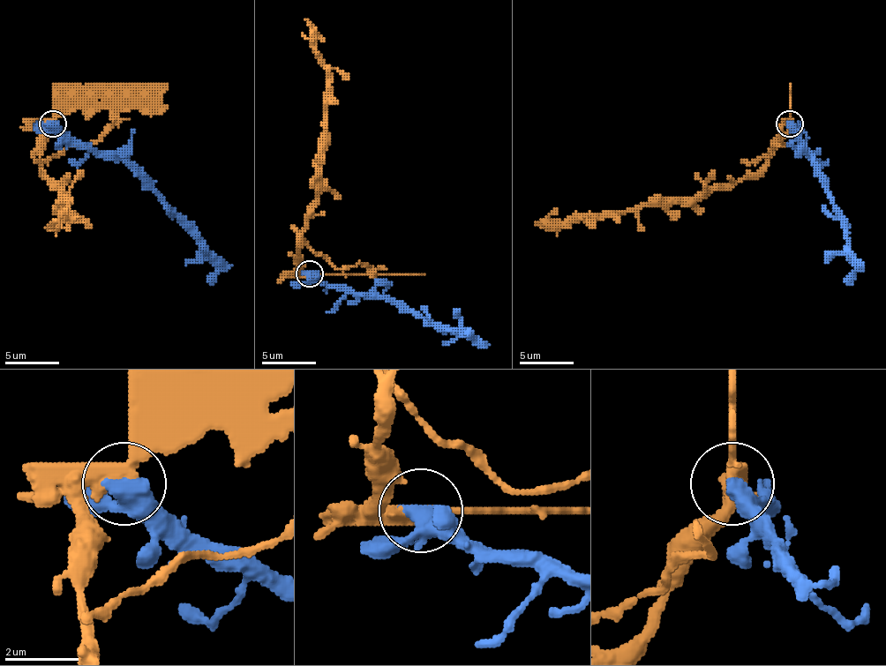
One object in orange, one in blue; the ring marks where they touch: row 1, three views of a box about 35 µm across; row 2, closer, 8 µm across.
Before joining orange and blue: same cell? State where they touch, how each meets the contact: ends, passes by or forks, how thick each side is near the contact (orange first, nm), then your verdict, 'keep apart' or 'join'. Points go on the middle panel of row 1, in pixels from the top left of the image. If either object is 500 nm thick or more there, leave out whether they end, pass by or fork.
at (310, 273); orange passes by; blue passes by; 440 nm thick on the orange side, 440 nm on the other; keep apart

